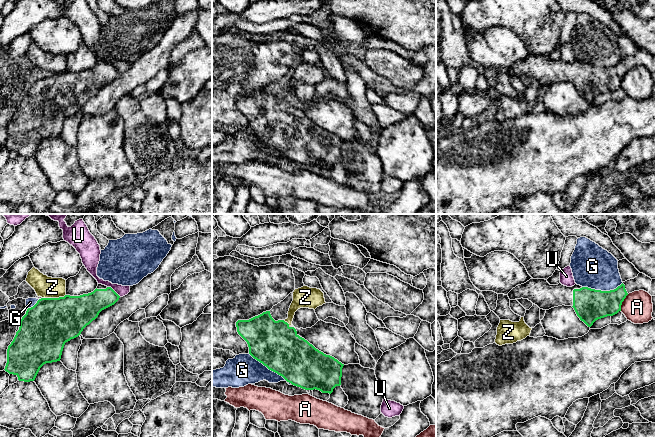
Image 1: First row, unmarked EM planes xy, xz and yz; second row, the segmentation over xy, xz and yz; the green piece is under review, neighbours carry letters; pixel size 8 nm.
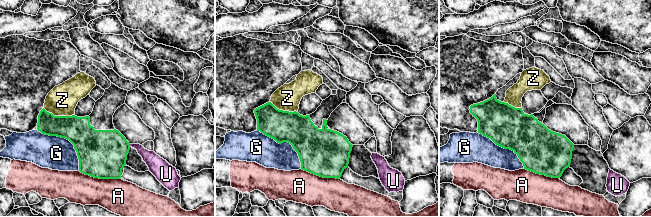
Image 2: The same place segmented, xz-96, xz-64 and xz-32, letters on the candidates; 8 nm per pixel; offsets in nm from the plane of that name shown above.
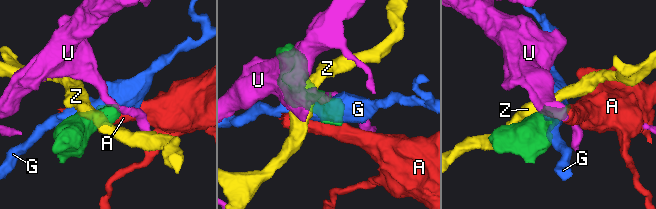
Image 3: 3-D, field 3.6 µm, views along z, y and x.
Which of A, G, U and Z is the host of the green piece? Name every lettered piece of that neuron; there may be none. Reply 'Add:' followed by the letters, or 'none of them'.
Add: none of them

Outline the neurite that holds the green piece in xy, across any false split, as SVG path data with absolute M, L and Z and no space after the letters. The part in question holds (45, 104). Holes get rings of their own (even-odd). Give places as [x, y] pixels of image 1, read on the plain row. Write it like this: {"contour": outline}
{"contour": "M98 60L97 64L88 70L39 75L33 83L27 85L20 96L19 106L7 125L4 146L16 151L19 157L34 157L44 140L60 137L66 118L78 113L102 86L114 81L119 74L111 63Z"}

